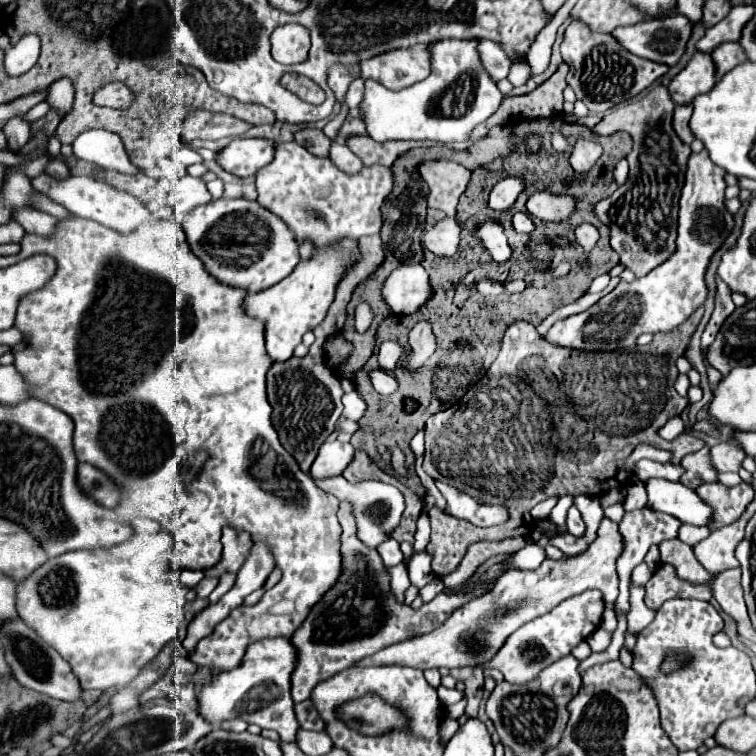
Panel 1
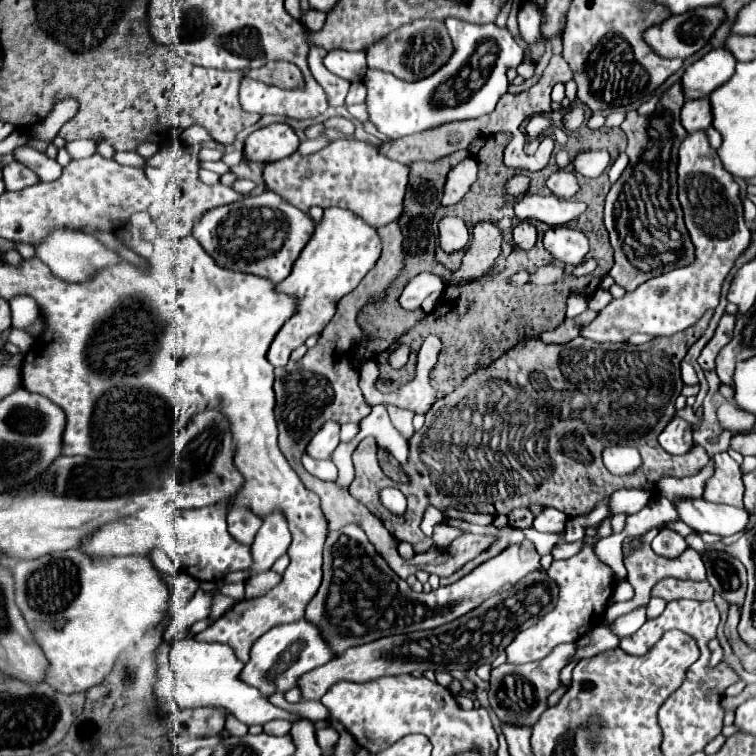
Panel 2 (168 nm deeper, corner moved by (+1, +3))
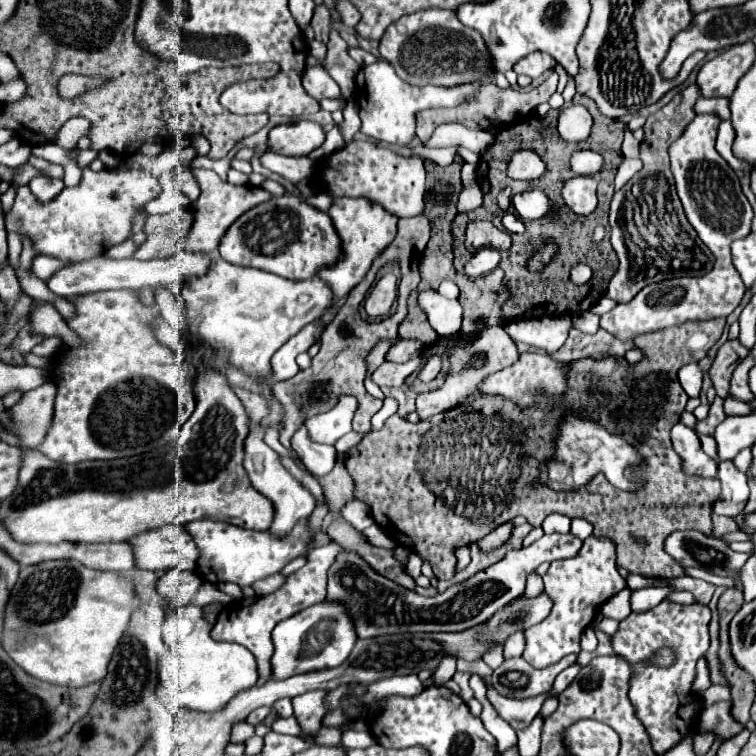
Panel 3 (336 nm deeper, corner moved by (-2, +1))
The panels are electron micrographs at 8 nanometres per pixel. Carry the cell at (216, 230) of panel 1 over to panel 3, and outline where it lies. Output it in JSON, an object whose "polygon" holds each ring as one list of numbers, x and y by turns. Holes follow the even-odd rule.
{"polygon":[[296,194,272,198,272,202,264,202,248,210,248,214,242,214,228,228,228,234,224,234,218,252,230,264,260,268,290,280,312,278,320,270,336,264,342,256,340,236,334,230,332,218]]}

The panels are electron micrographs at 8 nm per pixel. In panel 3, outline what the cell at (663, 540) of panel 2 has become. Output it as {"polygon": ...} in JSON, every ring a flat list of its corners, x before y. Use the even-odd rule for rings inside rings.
{"polygon":[[676,530,666,538,666,550,676,562,710,570,718,576,736,576,740,566,748,560,748,554,738,554,718,538,708,538,696,530]]}

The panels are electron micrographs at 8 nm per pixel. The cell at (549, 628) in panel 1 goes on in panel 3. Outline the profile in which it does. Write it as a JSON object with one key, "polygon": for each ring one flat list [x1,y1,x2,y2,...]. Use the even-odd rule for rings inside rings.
{"polygon":[[586,538,580,552,568,560,556,560,550,564,544,576,544,592,554,600,550,616,526,630,524,660,534,668,546,668,560,658,580,652,580,636,596,618,600,606,626,586,626,580,616,568,616,548,608,538]]}

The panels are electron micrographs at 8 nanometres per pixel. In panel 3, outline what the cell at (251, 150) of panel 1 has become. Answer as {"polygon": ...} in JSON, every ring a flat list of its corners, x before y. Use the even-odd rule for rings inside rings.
{"polygon":[[296,122,284,124,270,130,270,150,284,156,308,156,312,150,322,146,326,132,316,122]]}

